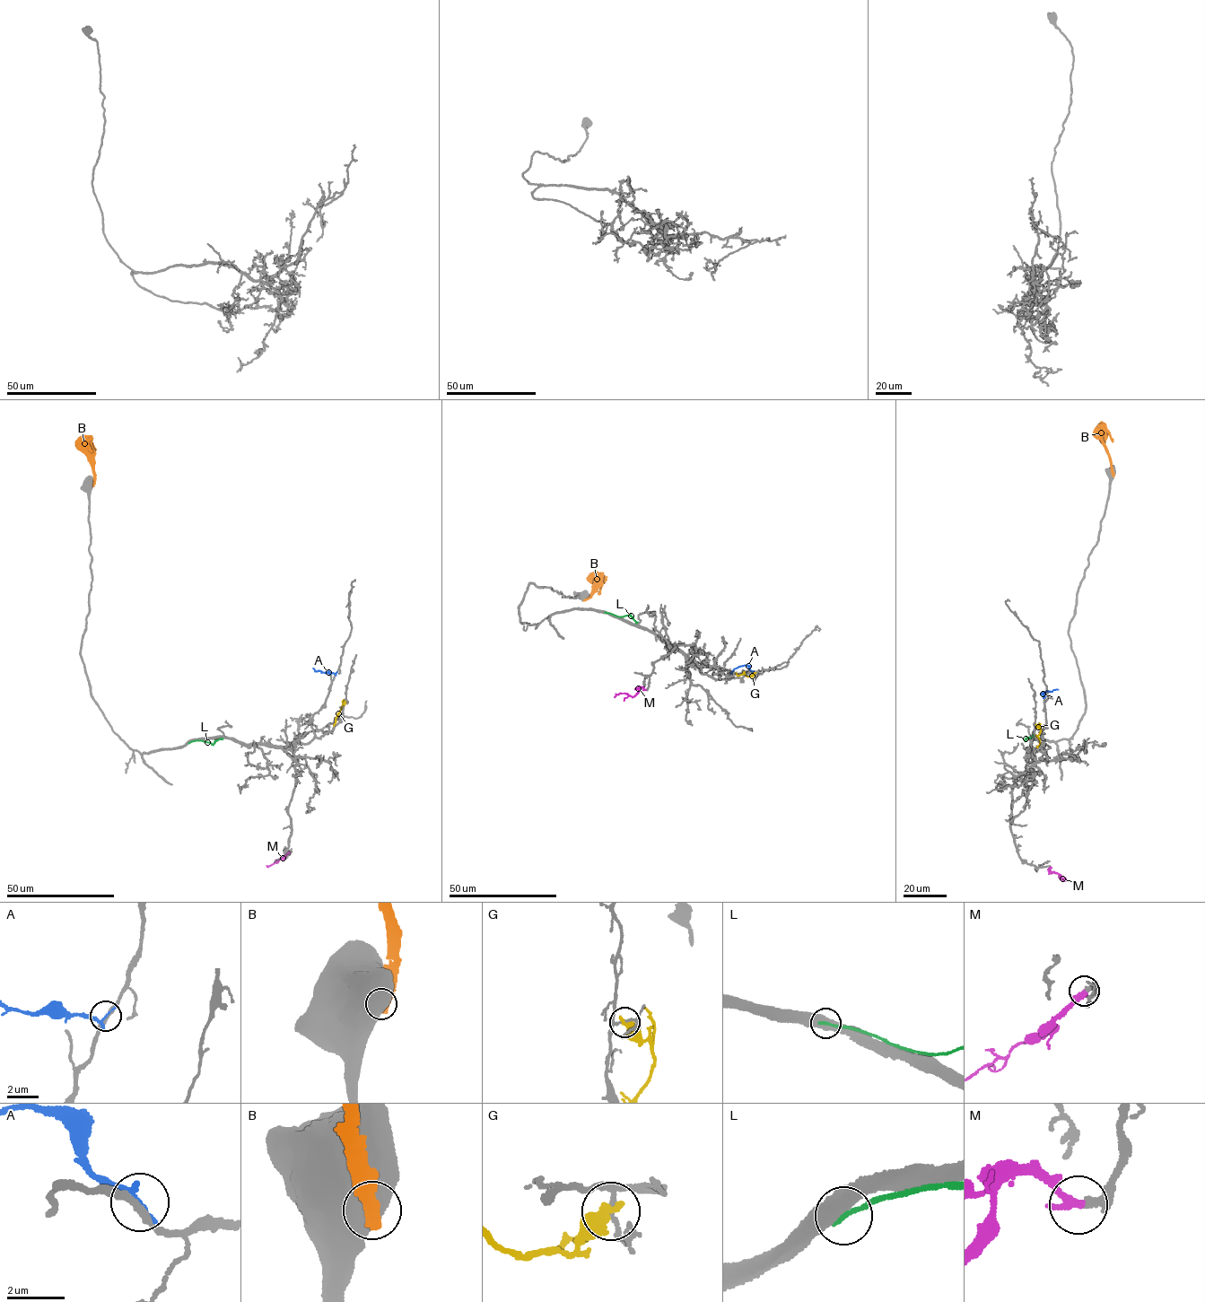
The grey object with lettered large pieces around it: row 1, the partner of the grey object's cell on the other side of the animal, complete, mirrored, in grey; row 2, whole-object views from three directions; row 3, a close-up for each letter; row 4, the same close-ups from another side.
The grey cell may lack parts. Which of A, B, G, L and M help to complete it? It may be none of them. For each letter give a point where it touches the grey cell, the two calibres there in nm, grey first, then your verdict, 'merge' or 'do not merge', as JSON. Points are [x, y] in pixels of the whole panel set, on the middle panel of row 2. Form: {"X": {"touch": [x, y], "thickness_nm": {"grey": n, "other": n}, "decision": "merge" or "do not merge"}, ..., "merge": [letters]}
{"A": {"touch": [754, 672], "thickness_nm": {"grey": 240, "other": 200}, "decision": "do not merge"}, "B": {"touch": [584, 599], "thickness_nm": {"grey": 950, "other": 550}, "decision": "do not merge"}, "G": {"touch": [755, 673], "thickness_nm": {"grey": 130, "other": 500}, "decision": "do not merge"}, "L": {"touch": [606, 612], "thickness_nm": {"grey": 550, "other": 180}, "decision": "do not merge"}, "M": {"touch": [645, 689], "thickness_nm": {"grey": 280, "other": 320}, "decision": "merge"}, "merge": ["M"]}

